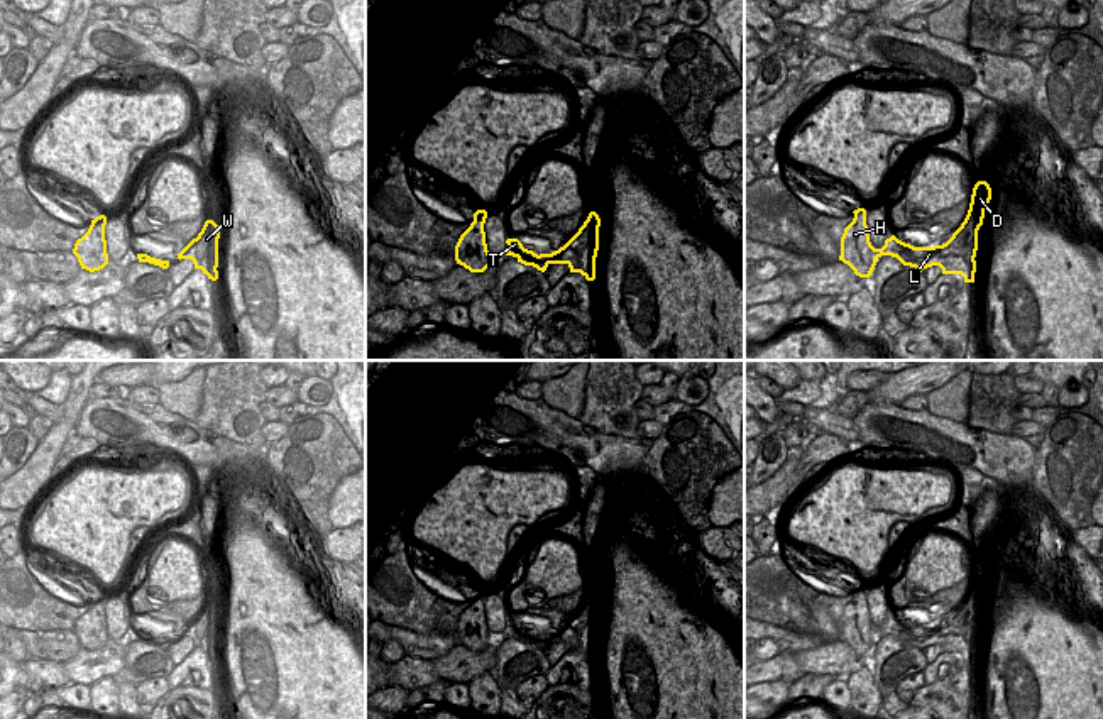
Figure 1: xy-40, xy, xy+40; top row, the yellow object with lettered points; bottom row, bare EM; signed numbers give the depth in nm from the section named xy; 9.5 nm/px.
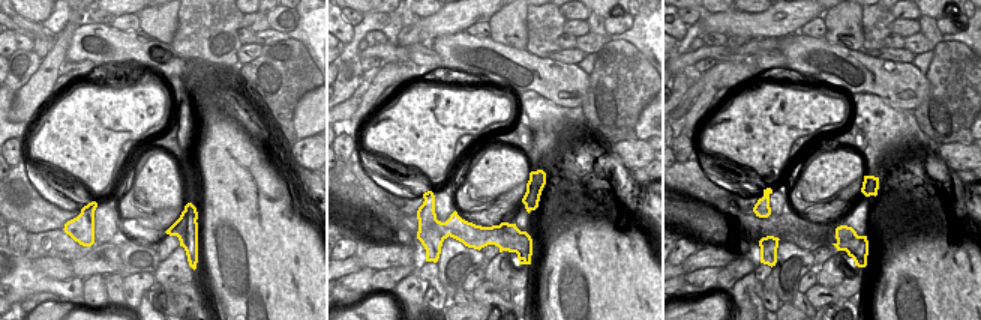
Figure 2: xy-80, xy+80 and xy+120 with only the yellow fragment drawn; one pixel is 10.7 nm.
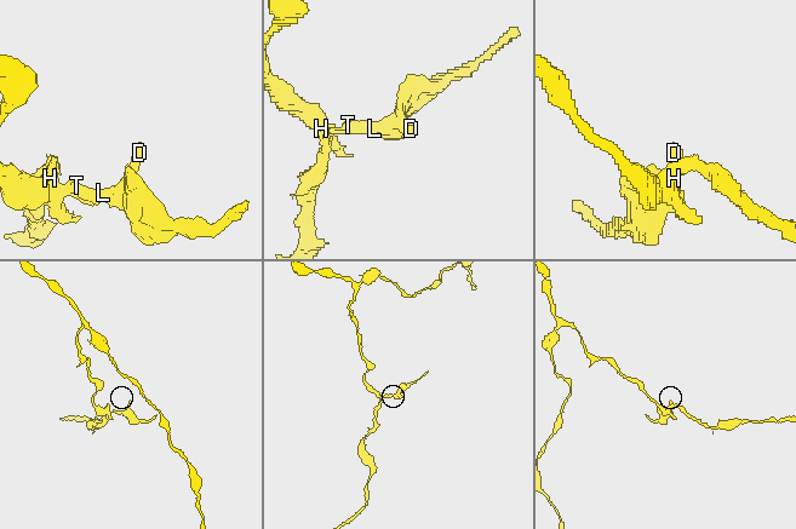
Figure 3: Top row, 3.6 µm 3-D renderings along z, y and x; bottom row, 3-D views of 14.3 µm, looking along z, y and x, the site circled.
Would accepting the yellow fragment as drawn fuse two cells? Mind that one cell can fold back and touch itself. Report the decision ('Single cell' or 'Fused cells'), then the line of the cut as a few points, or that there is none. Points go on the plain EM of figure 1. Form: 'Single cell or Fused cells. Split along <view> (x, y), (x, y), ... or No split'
Fused cells. Split along xy+40 (907, 623), (904, 633), (892, 635).

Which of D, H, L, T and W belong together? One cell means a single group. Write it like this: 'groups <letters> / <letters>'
groups D L W / H T

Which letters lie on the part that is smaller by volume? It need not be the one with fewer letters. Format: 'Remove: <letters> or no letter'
Remove: D, L, W.

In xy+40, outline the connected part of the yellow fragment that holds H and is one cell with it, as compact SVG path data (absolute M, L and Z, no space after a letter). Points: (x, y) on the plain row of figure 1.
M858 587L853 592L854 597L841 616L839 639L848 643L856 655L870 656L876 645L876 638L881 634L907 634L907 623L895 614L886 617L881 628L875 628L870 621L866 589Z

